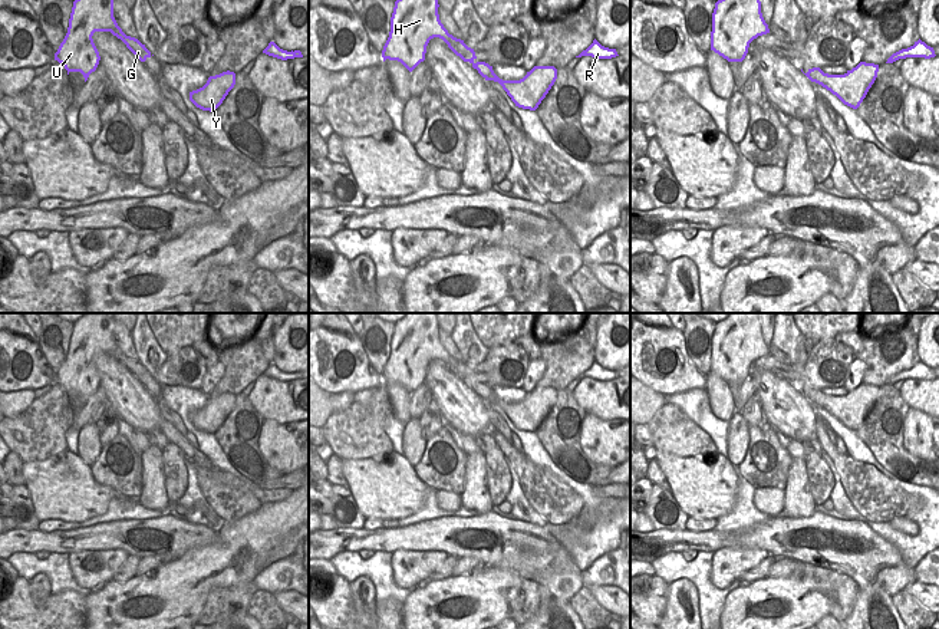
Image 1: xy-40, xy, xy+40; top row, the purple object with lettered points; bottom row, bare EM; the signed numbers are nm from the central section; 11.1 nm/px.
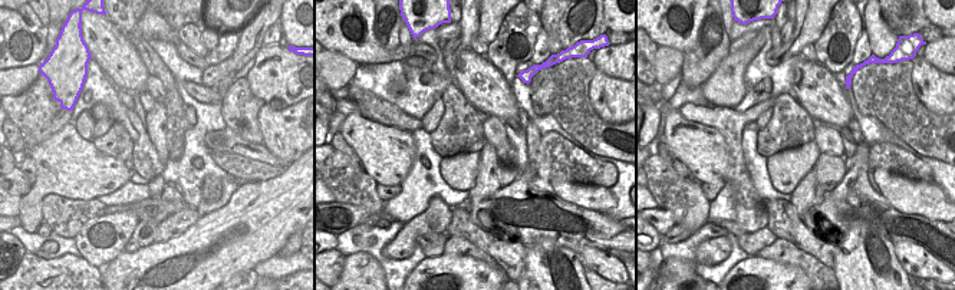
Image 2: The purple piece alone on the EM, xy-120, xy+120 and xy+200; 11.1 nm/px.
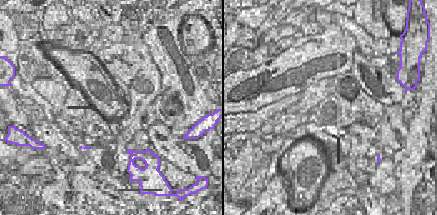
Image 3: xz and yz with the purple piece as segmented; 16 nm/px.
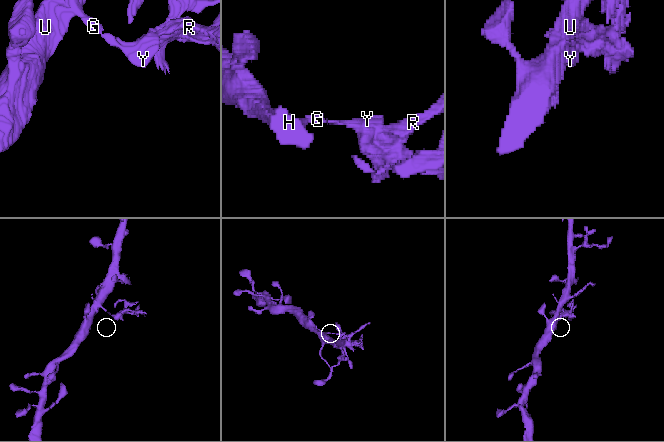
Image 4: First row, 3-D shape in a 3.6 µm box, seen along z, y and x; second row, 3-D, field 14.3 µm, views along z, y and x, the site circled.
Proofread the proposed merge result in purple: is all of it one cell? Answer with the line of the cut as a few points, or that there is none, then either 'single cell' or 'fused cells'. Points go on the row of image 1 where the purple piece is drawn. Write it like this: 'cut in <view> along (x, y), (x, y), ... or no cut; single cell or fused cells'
cut in xy along (478, 62), (475, 68); fused cells

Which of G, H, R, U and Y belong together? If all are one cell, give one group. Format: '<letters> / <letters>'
G H U / R Y

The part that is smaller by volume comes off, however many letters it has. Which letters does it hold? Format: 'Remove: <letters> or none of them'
Remove: R, Y

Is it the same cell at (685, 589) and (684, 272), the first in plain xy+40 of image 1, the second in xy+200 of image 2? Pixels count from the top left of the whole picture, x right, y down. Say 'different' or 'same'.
same

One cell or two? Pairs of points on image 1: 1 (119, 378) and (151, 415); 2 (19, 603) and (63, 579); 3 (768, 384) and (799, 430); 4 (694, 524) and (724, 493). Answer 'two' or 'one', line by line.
1: one
2: two
3: one
4: two

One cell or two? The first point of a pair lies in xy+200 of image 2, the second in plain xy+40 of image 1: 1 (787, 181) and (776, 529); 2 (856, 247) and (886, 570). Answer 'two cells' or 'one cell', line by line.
1: two cells
2: two cells

